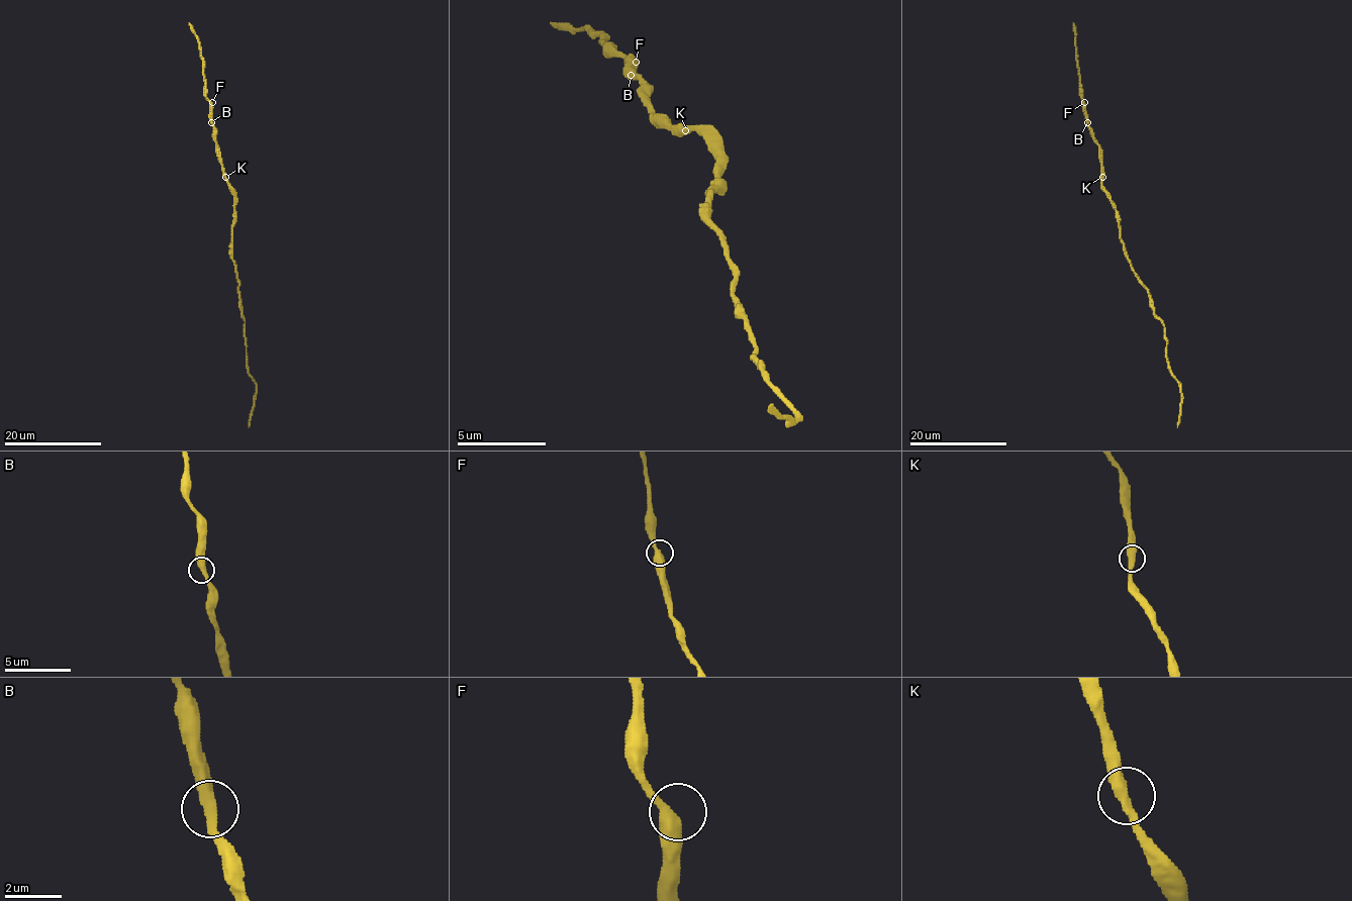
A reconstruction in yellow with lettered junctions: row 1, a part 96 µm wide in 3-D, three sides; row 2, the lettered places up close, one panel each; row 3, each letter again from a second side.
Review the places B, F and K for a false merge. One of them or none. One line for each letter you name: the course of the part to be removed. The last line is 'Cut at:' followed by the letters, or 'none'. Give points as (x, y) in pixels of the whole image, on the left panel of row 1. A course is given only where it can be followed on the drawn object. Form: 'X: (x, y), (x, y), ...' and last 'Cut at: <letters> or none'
Cut at: none

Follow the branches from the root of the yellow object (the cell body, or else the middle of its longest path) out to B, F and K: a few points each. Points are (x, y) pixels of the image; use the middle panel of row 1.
B: (711, 196), (715, 191), (715, 152), (693, 128), (676, 128), (662, 120), (649, 106), (649, 93), (631, 75)
F: (711, 196), (715, 191), (715, 152), (693, 128), (676, 128), (649, 106), (649, 93), (636, 80), (636, 62)
K: (711, 196), (715, 191), (715, 152), (693, 128), (684, 128)

